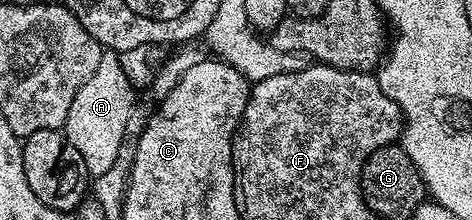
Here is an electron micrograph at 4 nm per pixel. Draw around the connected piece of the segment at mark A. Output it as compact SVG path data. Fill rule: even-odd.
M104 50L99 67L73 96L69 106L66 137L81 158L84 170L94 178L99 177L115 163L120 145L125 138L128 117L136 104L135 87L126 77L116 50Z

